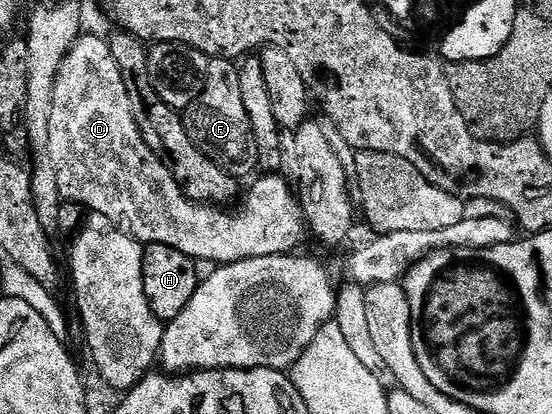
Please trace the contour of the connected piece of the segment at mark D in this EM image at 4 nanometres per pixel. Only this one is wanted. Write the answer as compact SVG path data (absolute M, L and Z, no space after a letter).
M81 35L76 41L76 45L68 51L66 58L62 62L62 66L56 75L54 82L54 96L52 105L50 106L50 138L48 139L47 156L52 160L52 169L56 171L58 178L58 190L61 197L65 201L81 204L89 213L97 212L106 218L110 218L116 223L117 228L128 233L128 235L139 240L141 244L147 246L150 244L161 244L162 246L170 246L182 250L182 254L186 254L191 260L203 262L209 260L212 266L223 266L225 264L233 264L239 260L249 260L250 258L262 258L263 256L287 256L295 253L296 248L300 244L300 239L306 236L306 225L304 223L304 215L300 209L300 201L297 193L294 191L293 185L283 180L280 174L264 174L259 178L251 181L252 189L244 196L244 201L237 206L236 212L228 213L223 207L213 206L207 202L197 202L191 200L189 196L185 196L184 191L178 186L178 182L170 174L170 170L162 161L154 154L154 150L150 150L150 146L146 146L146 142L142 138L142 134L138 130L138 122L134 122L134 114L130 110L130 97L126 95L126 85L122 83L122 70L118 70L118 62L114 62L114 54L110 54L110 46L107 39L99 40L96 36Z

